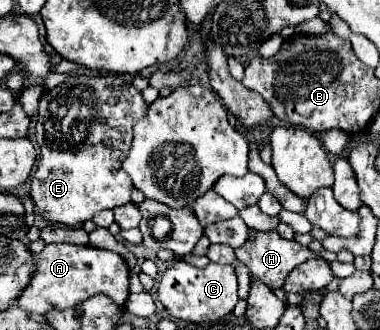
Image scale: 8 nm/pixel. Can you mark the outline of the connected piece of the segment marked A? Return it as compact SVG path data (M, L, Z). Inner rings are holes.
M56 243L46 245L34 259L38 263L34 279L18 297L18 307L28 313L48 313L52 309L76 307L94 295L106 295L118 307L122 307L128 299L128 265L118 253L92 245Z

